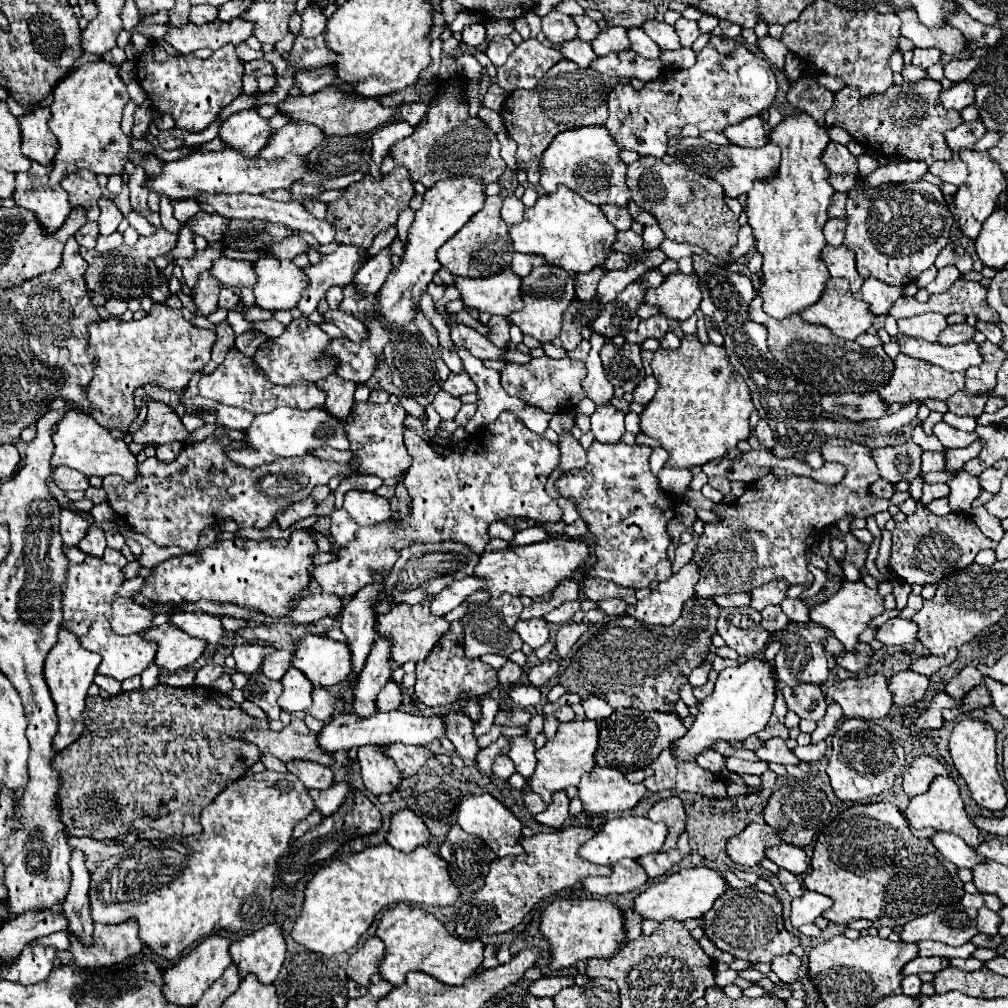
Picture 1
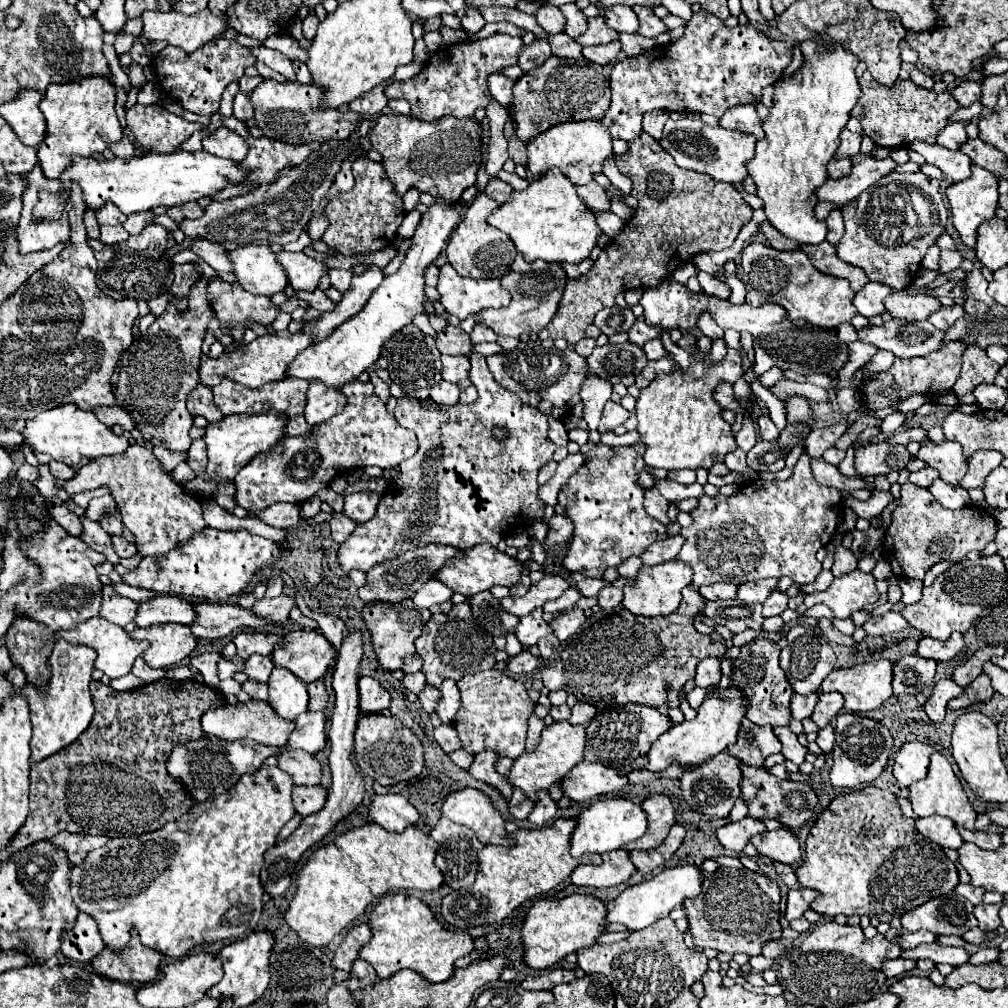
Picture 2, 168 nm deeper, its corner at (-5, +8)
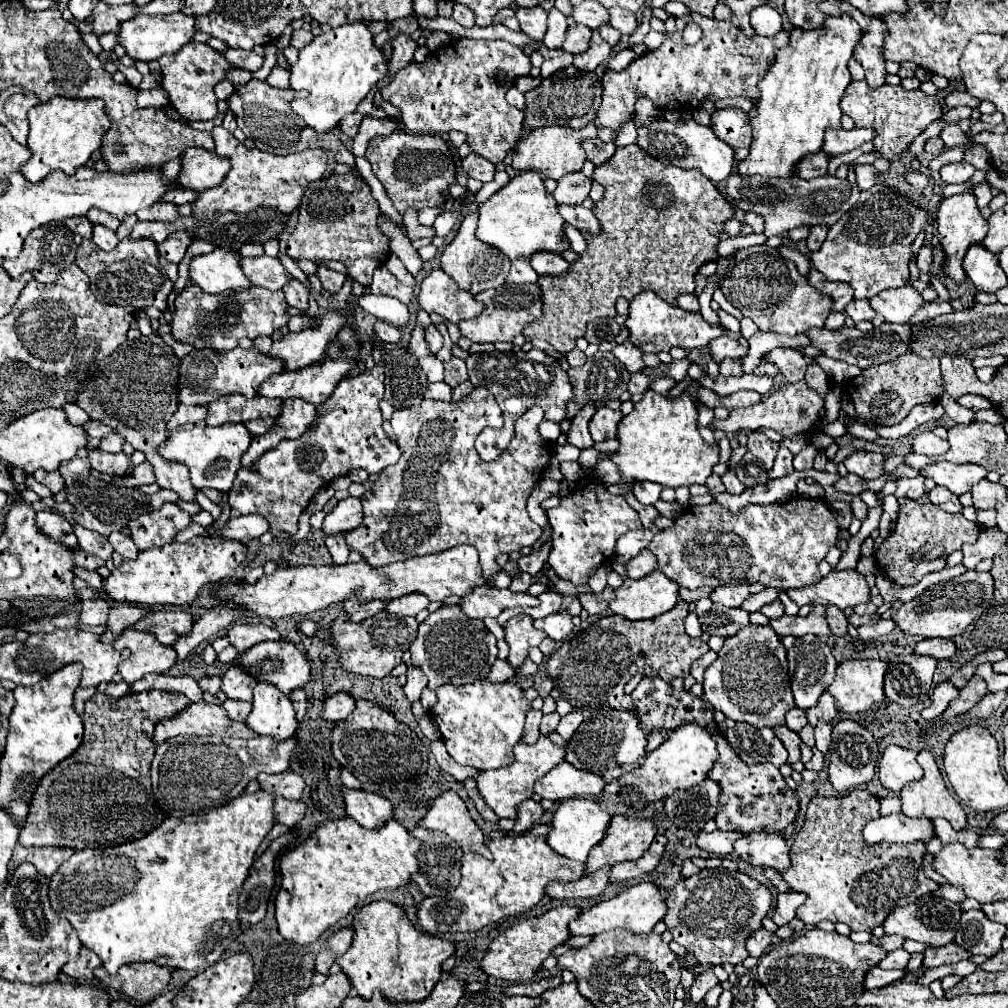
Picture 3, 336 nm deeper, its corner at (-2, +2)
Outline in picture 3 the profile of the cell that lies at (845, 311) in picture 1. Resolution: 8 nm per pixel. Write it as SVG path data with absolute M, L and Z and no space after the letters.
M750 246L736 252L736 262L726 274L722 292L740 312L754 320L754 324L764 332L778 334L802 334L810 328L824 328L828 314L832 312L832 298L812 288L796 268L794 262L784 260L776 248Z

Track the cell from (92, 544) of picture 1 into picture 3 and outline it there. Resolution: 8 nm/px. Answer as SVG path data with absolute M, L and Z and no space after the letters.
M74 526L74 534L78 534L78 546L86 552L90 552L92 556L98 556L102 560L110 560L114 548L110 546L106 536L100 536L96 532L84 530L82 526Z

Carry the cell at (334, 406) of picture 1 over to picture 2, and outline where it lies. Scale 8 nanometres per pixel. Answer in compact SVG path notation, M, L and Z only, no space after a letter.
M319 380L309 382L307 404L303 410L307 424L315 426L319 422L325 422L331 416L339 414L343 410L343 406L345 406L345 398L339 392L339 388L327 388L327 386L319 384Z

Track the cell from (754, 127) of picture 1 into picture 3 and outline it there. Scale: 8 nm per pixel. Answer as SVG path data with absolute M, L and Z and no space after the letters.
M740 108L716 110L712 114L710 128L720 140L724 140L736 150L736 160L748 156L750 142L752 142L752 126L746 112L742 112Z

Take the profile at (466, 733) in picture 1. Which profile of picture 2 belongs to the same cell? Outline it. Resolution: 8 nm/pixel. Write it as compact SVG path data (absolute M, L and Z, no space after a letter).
M425 684L425 688L417 694L417 698L419 698L421 706L431 714L431 712L435 712L435 702L439 700L439 690L431 684Z

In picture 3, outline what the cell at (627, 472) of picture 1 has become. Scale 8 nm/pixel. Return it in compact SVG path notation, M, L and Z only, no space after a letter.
M594 476L582 478L556 508L546 512L546 516L552 526L552 552L548 556L548 564L562 580L570 580L576 586L588 584L588 578L604 562L614 558L614 546L622 534L642 530L638 512L626 502L626 498L610 494Z

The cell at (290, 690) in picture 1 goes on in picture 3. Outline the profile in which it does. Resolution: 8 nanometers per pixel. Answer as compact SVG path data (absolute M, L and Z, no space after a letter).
M260 682L254 690L254 708L246 724L262 736L274 736L278 740L290 738L298 730L296 710L292 700L270 682Z

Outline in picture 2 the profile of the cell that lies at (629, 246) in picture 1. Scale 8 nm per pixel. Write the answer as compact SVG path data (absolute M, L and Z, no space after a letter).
M591 210L591 212L595 212L595 220L597 220L601 232L607 234L609 238L615 238L625 226L625 222L619 216L615 216L613 212L599 212L599 210Z

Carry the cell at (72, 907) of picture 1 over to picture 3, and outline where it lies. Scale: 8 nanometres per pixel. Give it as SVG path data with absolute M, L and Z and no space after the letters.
M82 946L78 958L72 960L72 962L68 962L68 964L62 968L62 972L64 972L66 976L74 978L76 982L90 982L90 980L94 978L94 968L98 968L100 964L102 964L100 958L98 958L92 950L88 950L86 946Z

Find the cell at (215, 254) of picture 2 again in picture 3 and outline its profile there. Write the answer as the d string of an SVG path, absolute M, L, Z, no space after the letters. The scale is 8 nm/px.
M174 232L166 238L164 244L158 246L160 254L168 260L168 262L174 262L174 264L180 264L184 254L186 254L186 248L192 244L192 238L190 234L186 232Z

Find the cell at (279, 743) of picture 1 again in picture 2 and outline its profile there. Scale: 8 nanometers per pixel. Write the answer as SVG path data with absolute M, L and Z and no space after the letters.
M249 700L243 704L227 704L227 706L219 706L219 708L211 708L211 710L203 712L201 728L207 736L219 736L223 740L251 738L251 740L257 740L261 744L283 746L287 742L291 730L295 728L295 724L291 720L283 720L281 716L277 716L267 702Z

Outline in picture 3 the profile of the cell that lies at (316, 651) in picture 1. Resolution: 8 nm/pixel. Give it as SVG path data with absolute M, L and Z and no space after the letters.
M286 640L260 642L240 654L238 664L260 682L272 682L284 694L302 688L310 680L310 662L304 650Z

